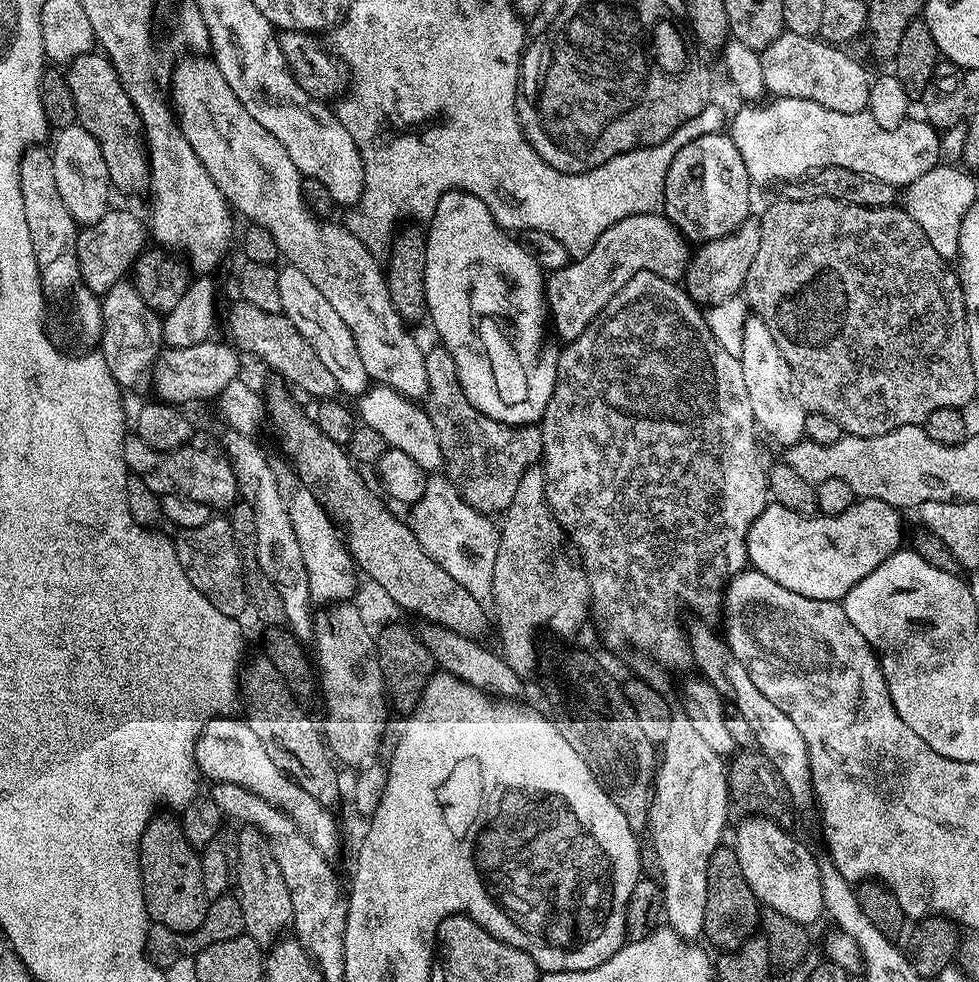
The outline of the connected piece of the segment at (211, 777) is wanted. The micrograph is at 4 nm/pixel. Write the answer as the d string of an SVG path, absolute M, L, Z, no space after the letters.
M229 715L213 716L206 721L196 739L194 758L196 768L205 781L218 784L233 784L242 786L258 798L278 806L287 816L294 818L298 830L314 842L317 850L324 857L332 858L340 848L340 834L336 830L336 822L328 812L329 809L319 804L302 786L298 786L291 776L276 765L274 758L266 754L266 746L258 739L254 730L250 730L247 720L243 718L232 719Z

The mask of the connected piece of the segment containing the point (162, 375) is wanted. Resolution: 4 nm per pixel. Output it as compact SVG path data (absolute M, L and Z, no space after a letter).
M213 338L202 342L198 346L185 348L169 348L161 351L159 359L150 374L156 383L156 392L161 401L176 406L190 400L208 400L218 398L230 382L234 382L241 375L241 353L229 343L219 344L219 339Z

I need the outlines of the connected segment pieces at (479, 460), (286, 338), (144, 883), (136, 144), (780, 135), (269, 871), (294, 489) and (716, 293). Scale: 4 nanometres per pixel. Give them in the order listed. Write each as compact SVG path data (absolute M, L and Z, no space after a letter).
M429 347L424 354L428 379L426 411L442 446L443 471L475 512L503 514L514 499L522 474L543 457L542 434L539 427L503 424L477 410L466 398L462 382L458 382L450 350L435 347Z
M240 298L228 312L228 328L232 331L231 343L237 349L261 356L265 366L278 372L281 376L279 379L287 382L293 389L301 388L302 391L316 396L315 398L332 398L337 395L338 389L333 375L326 370L325 366L322 366L322 361L317 354L314 354L314 348L310 342L283 314L258 310L258 306Z
M157 814L146 826L140 839L140 889L144 892L144 901L151 923L166 926L172 932L193 932L206 918L209 906L206 890L202 890L202 866L200 852L186 838L179 819L172 814Z
M93 50L70 61L66 65L66 75L70 94L74 94L77 121L80 127L92 135L94 142L98 142L102 158L106 158L106 170L113 189L117 193L147 193L150 188L150 166L144 127L114 66L107 56Z
M777 96L769 101L769 104L755 102L740 106L736 117L730 120L732 141L738 146L738 154L742 154L742 162L746 162L746 174L753 185L795 182L805 179L813 170L842 166L882 182L907 186L922 178L941 159L941 133L923 118L909 118L897 128L883 128L866 110L858 114L838 114L838 110L826 110L826 106L818 106L818 102L806 98Z
M241 827L238 832L238 847L234 892L242 906L244 930L247 936L254 938L262 946L268 946L283 933L280 931L284 927L287 929L291 925L290 890L286 890L286 882L282 882L282 870L278 870L278 862L274 862L274 854L267 838L257 828Z
M277 471L276 481L280 492L288 502L290 526L294 526L296 541L299 549L302 550L302 562L306 566L312 600L320 606L331 606L351 601L352 595L356 592L358 569L352 560L352 555L347 550L337 525L332 517L325 512L323 504L316 499L312 489L302 483L295 471Z
M749 218L738 226L738 230L717 240L701 243L697 247L700 249L691 253L688 268L684 271L682 287L689 298L701 306L711 306L731 296L741 295L746 282L746 270L750 270L758 254L758 241L761 239L759 219Z

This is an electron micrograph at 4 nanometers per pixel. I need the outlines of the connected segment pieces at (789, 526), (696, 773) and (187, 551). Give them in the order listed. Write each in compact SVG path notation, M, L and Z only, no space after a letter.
M863 498L857 499L856 503L850 506L850 510L842 510L842 514L837 516L803 516L794 510L786 510L786 506L770 502L762 510L762 514L758 514L758 518L754 518L754 522L750 526L748 536L746 538L746 550L748 551L749 565L755 571L766 574L766 578L771 578L772 581L778 582L778 586L786 586L786 590L794 590L798 594L802 594L802 598L814 598L815 600L834 600L837 602L843 601L844 596L854 590L854 586L858 586L858 582L862 582L862 578L866 578L866 574L870 574L874 570L878 570L878 566L882 566L882 562L886 562L886 558L890 558L894 553L901 551L903 542L906 540L906 532L904 536L904 524L900 521L901 513L895 508L891 508L886 502L881 500L866 500Z
M683 714L672 717L670 738L666 738L665 750L656 772L656 792L652 796L647 831L652 832L652 848L660 863L660 876L664 890L663 919L667 927L673 928L683 940L695 941L704 930L706 914L706 870L710 866L710 854L721 847L724 827L728 824L728 774L725 757L714 754L709 744L694 730L694 722Z
M213 518L206 526L186 528L175 537L178 562L182 562L182 570L190 582L216 609L227 616L243 617L245 608L249 607L248 590L244 587L244 563L240 560L240 551L234 542L234 534L230 522L226 518Z

